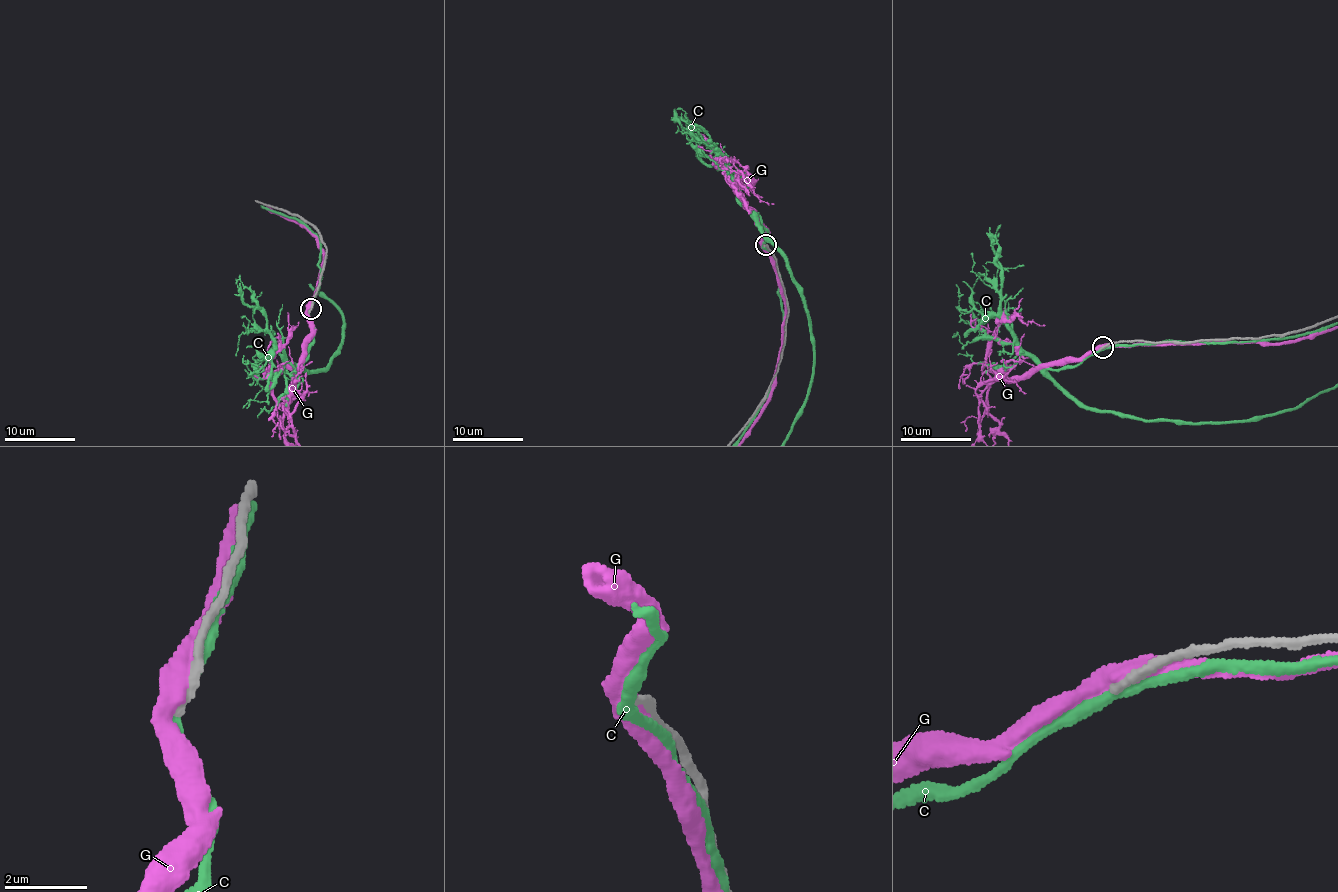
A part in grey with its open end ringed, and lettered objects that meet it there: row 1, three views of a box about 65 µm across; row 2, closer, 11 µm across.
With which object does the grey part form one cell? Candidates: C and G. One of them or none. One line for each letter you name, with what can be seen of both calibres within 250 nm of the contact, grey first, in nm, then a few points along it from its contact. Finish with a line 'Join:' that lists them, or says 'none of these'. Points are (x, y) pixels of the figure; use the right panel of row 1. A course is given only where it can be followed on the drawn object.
G: calibres 320 and 460 nm
Join: G

